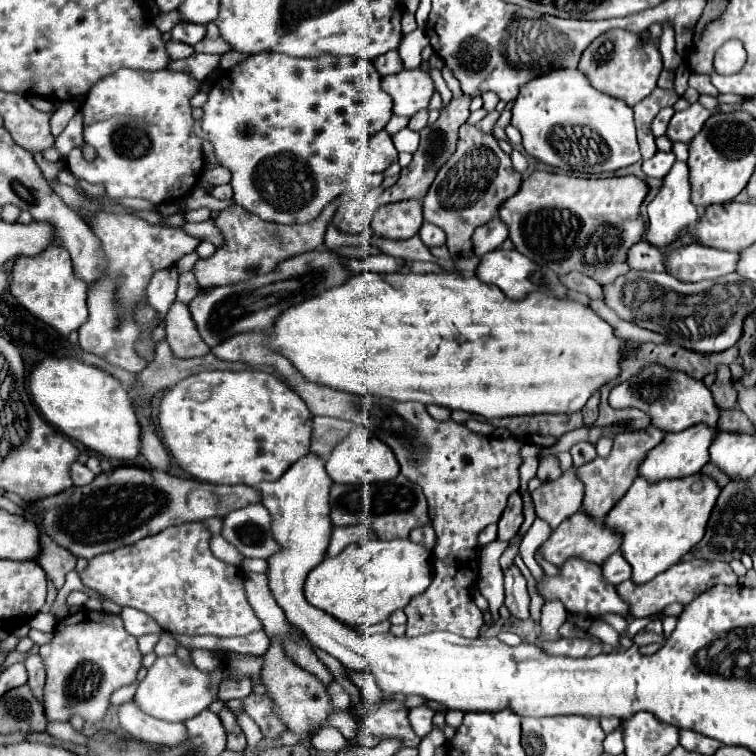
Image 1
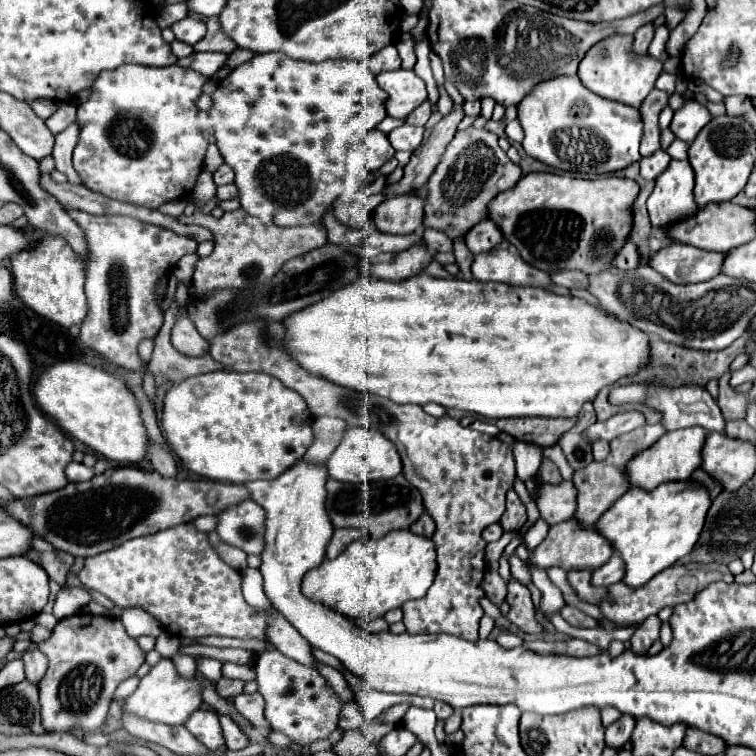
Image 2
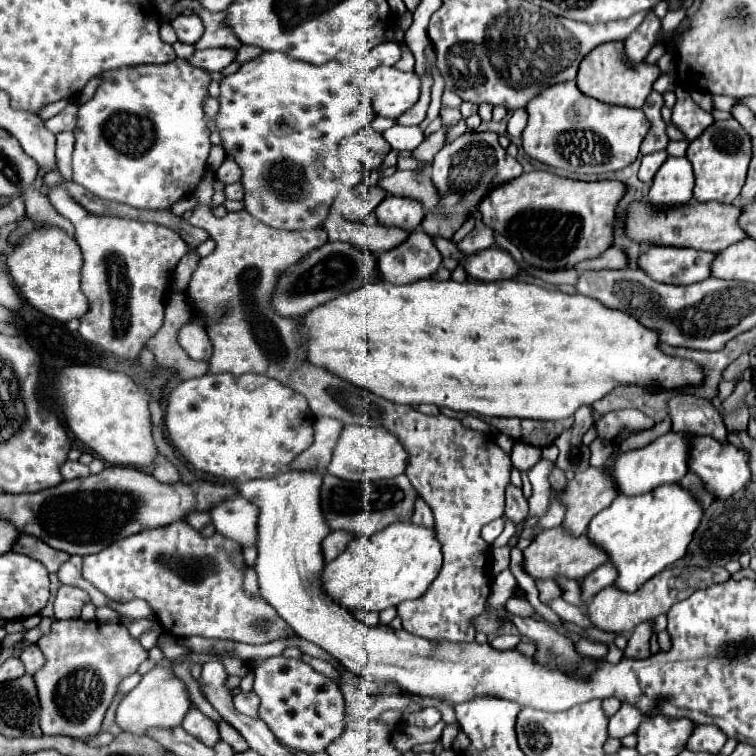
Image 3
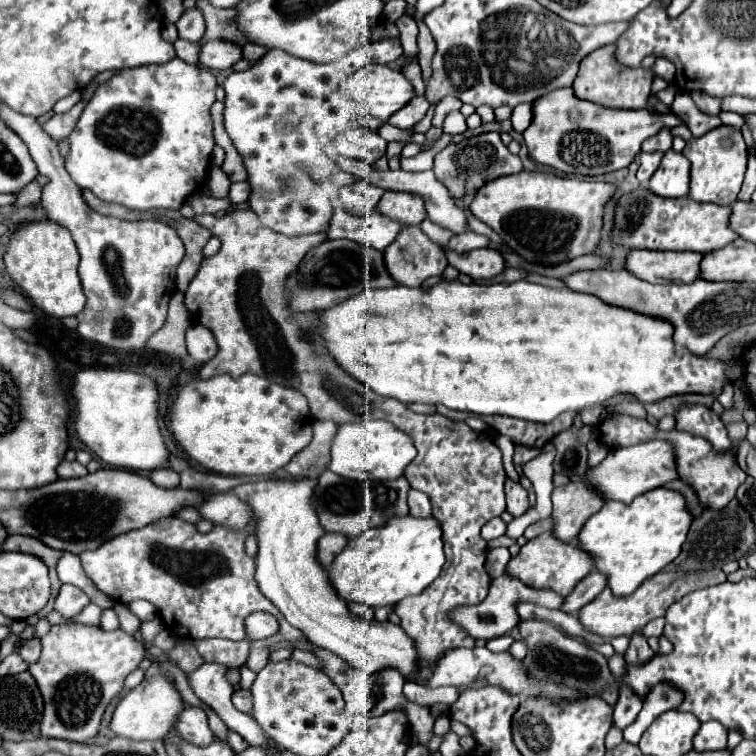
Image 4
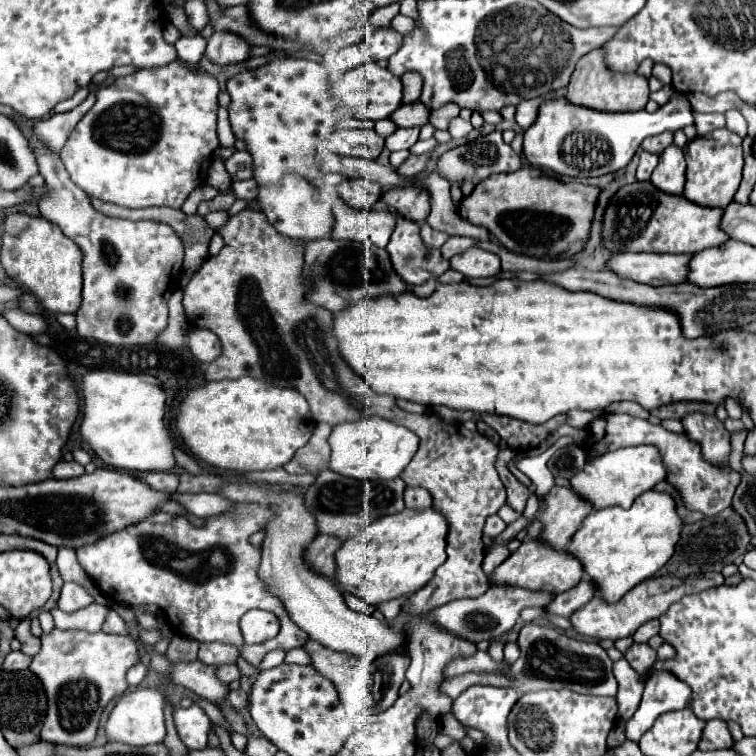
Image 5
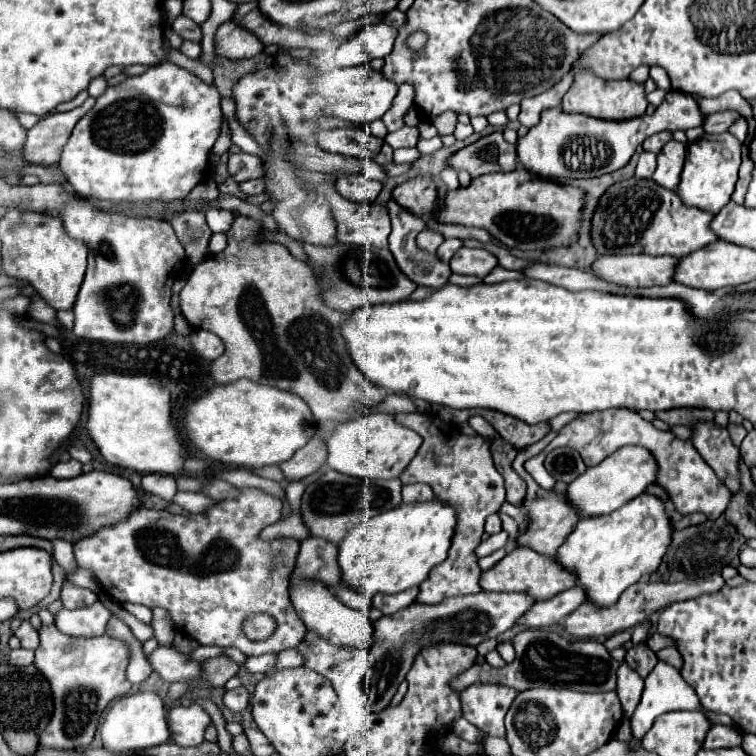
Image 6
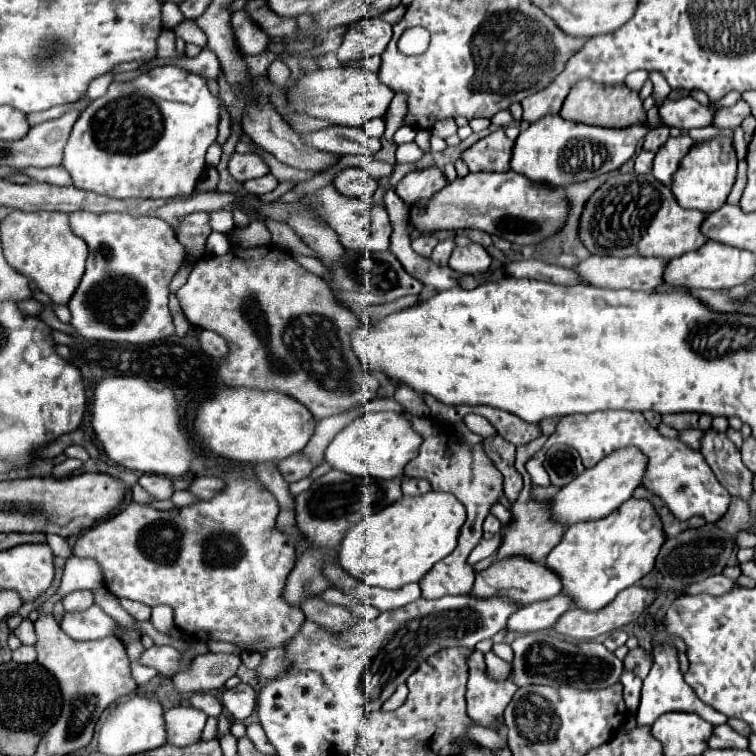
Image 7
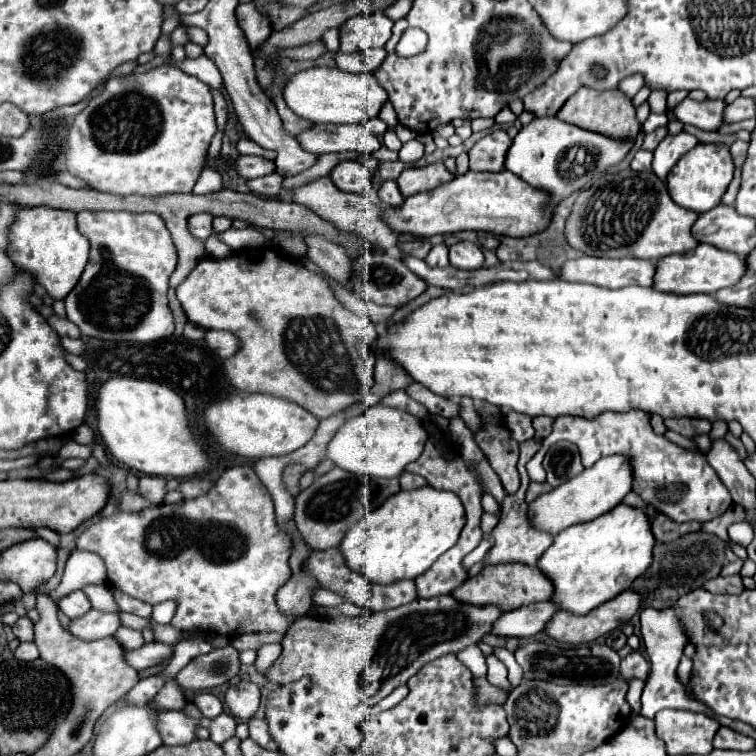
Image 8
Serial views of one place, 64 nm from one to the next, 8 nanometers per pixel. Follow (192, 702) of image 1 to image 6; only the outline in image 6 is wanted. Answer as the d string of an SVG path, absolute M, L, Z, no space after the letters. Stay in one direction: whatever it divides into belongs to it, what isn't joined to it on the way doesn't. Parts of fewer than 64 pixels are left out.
M134 692L122 696L108 712L102 724L102 740L108 750L136 750L168 742L168 726L162 710L162 698L156 692Z

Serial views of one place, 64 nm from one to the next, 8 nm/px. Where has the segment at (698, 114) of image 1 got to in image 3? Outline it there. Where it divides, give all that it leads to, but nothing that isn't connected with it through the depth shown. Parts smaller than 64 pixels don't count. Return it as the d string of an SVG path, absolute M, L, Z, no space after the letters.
M678 86L676 96L678 96L678 102L672 108L672 124L686 136L688 142L692 142L694 138L698 138L708 128L708 124L714 122L714 118L710 112L702 110L692 100L690 90Z

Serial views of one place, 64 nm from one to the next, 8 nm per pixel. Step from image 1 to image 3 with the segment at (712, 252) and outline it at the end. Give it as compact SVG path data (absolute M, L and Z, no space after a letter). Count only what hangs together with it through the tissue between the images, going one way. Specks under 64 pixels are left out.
M642 246L640 268L664 284L692 284L710 278L710 264L716 258L712 252L676 248L676 246Z

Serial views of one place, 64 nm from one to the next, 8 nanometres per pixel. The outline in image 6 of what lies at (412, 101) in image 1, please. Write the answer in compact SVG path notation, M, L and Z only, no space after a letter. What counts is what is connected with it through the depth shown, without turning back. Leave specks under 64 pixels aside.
M364 62L364 66L352 66L352 68L320 74L316 78L316 90L328 98L330 116L338 116L342 120L358 122L358 124L368 124L382 118L390 110L392 100L398 94L398 86L394 82L388 82L388 78L384 78L382 72L370 66L370 62L368 66Z

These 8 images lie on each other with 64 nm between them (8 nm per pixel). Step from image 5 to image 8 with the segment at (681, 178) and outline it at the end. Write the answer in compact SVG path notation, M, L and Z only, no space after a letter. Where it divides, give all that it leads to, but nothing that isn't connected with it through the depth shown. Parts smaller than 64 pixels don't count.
M680 132L676 136L666 136L658 148L654 150L654 160L652 160L652 172L658 174L660 180L666 180L668 172L672 170L672 166L694 146L698 144L698 138L688 134L688 132Z

